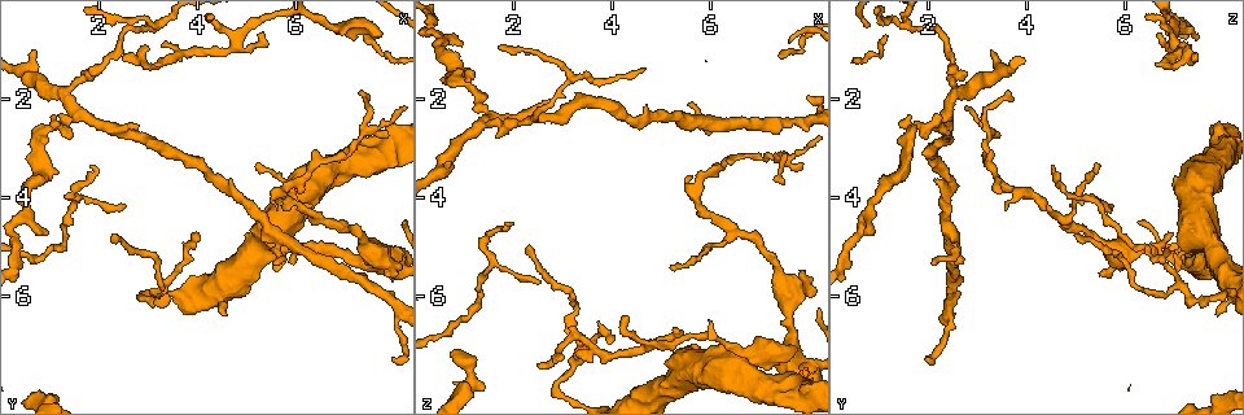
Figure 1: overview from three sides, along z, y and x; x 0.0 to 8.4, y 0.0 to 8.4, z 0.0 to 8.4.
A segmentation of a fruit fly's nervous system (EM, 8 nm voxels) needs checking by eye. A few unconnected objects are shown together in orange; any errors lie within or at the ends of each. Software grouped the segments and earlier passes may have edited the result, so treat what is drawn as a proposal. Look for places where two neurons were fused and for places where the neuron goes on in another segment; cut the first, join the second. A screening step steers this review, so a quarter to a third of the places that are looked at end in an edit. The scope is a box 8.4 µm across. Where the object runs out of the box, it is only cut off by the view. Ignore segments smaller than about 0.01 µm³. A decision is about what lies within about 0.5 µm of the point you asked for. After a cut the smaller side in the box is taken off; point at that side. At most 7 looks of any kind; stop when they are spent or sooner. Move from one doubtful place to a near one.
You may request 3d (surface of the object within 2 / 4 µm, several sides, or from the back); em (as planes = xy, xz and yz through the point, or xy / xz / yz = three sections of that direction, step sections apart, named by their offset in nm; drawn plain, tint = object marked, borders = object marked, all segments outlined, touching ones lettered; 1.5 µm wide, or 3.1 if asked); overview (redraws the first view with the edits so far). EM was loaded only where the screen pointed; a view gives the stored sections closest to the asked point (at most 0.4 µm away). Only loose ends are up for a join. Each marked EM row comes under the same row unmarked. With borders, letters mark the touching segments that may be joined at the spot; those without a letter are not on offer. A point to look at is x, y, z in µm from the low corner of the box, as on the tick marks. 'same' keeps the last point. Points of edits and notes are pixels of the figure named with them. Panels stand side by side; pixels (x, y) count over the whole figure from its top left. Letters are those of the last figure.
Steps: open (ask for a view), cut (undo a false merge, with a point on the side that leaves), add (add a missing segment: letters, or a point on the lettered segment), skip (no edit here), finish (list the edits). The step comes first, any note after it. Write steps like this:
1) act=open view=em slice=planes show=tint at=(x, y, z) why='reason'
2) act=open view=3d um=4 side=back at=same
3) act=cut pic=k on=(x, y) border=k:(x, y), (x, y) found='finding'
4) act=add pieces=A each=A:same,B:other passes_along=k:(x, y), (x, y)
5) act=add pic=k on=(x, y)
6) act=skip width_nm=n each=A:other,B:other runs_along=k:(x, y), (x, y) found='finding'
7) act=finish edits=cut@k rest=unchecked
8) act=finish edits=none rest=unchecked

act=open view=em slice=xz step=8 show=borders at=(2.30, 4.75, 5.00) why='tapers out'

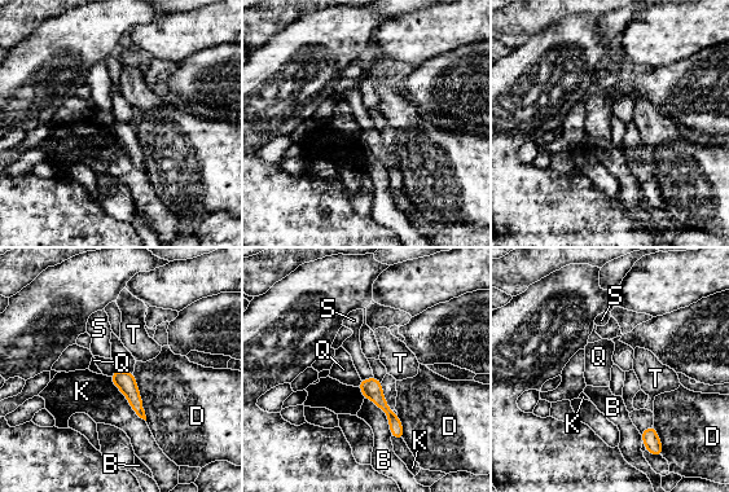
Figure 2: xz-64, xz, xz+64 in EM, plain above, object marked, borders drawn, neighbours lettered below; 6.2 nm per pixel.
act=skip width_nm=110 each=B:other,D:other,K:other,Q:other,S:other,T:other found='no lettered segment goes on from it'

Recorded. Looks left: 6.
act=open view=3d um=4 at=(7.10, 0.80, 7.40) why='an open end'

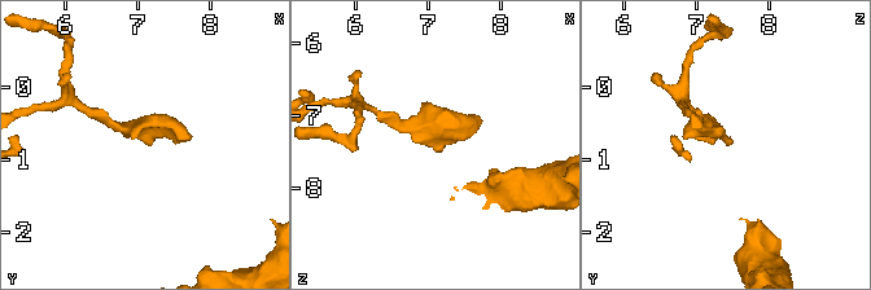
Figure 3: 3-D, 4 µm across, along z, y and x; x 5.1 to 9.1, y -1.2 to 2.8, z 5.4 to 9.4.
act=open view=em slice=xz step=8 show=borders at=(7.15, 0.85, 7.50) why='need the tissue'

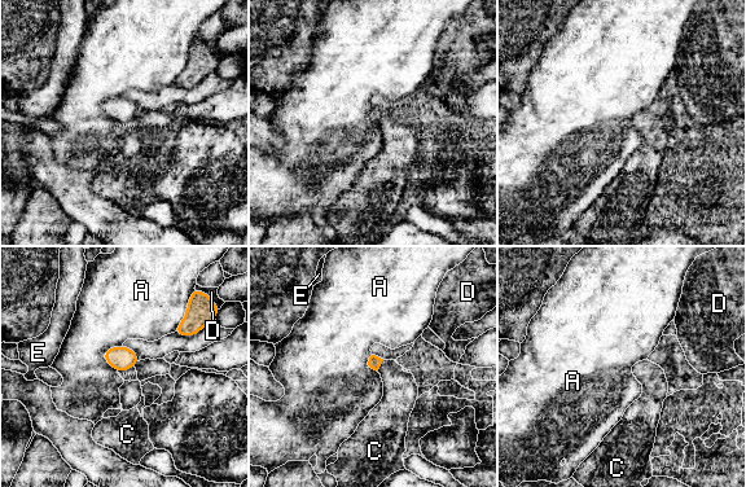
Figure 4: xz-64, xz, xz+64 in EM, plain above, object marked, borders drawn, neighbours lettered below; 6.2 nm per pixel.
act=skip each=A:other,C:other,D:other,E:other border=4:(122, 343), (102, 354), (117, 372) found='no lettered segment goes on from it'

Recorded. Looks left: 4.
act=open view=em slice=planes show=borders at=(5.25, 0.75, 6.65) why='an open end'

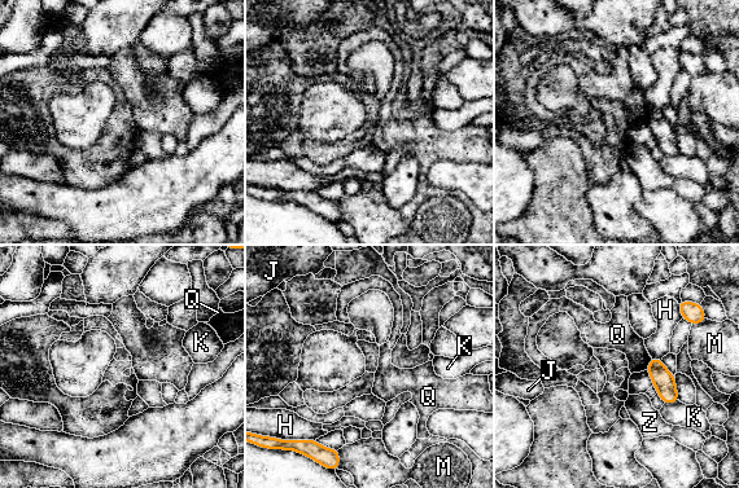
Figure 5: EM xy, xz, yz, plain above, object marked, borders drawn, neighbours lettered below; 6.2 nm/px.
act=skip longest_contact=H:150nm each=H:other,J:other,K:other,M:other,Q:other,Z:other border=5:(651, 357), (645, 369) found='no lettered segment goes on from it'

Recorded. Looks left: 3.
act=finish edits=none rest=unchecked

